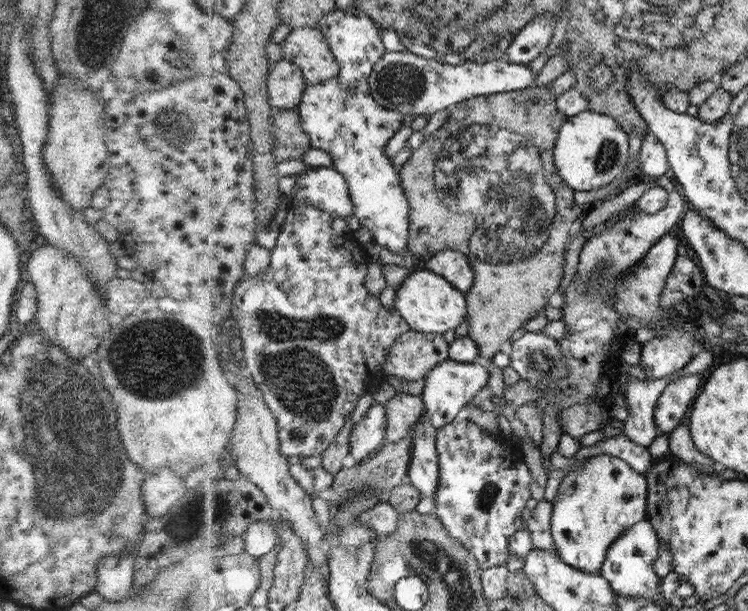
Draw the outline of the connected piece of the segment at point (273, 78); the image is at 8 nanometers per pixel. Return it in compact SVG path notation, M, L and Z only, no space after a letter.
M282 58L271 70L268 88L271 105L278 111L298 108L307 92L303 68L290 59Z

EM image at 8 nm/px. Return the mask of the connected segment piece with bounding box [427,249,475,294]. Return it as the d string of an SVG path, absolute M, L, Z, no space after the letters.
M452 249L436 253L429 261L427 268L447 277L458 289L467 294L475 284L475 271L469 255Z

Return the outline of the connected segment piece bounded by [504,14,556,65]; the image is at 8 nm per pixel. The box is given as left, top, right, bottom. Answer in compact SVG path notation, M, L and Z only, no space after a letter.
M538 14L514 36L504 58L516 64L528 65L540 53L545 52L544 48L554 35L555 25L554 16Z

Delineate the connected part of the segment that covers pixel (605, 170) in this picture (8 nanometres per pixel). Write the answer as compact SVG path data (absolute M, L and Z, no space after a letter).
M586 110L569 117L559 128L559 138L553 150L553 161L559 175L570 188L584 192L600 190L622 174L628 162L629 134L626 134L626 130L622 132L621 126L615 117Z

